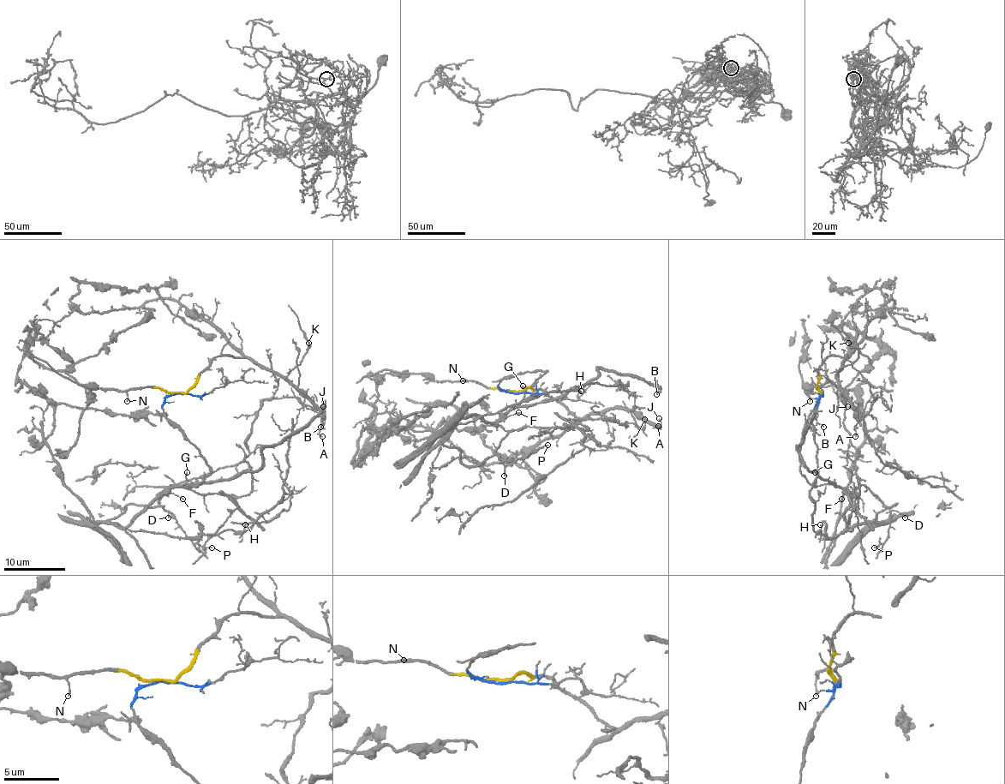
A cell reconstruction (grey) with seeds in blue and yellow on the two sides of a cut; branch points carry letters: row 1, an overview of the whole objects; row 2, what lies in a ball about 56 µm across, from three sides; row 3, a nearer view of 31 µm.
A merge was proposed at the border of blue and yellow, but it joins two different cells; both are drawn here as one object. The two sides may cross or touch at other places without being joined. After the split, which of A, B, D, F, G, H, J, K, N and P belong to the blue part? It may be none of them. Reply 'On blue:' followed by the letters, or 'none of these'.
On blue: B, D, F, G, H, P

